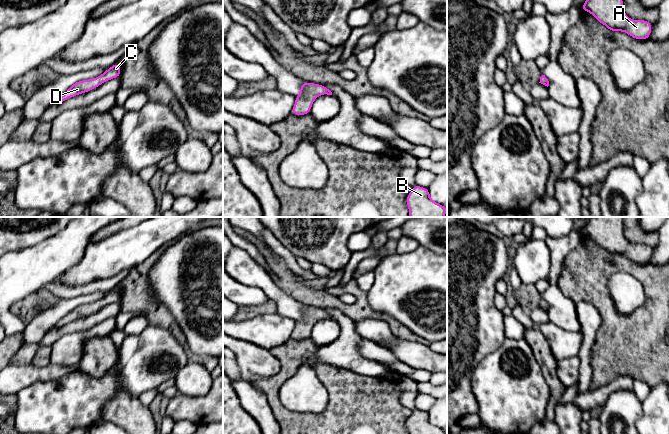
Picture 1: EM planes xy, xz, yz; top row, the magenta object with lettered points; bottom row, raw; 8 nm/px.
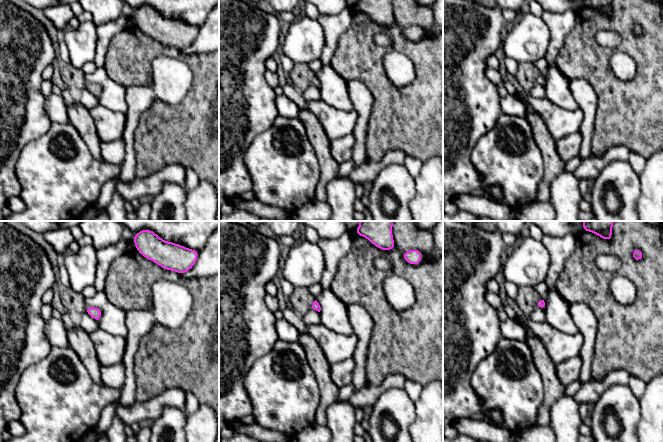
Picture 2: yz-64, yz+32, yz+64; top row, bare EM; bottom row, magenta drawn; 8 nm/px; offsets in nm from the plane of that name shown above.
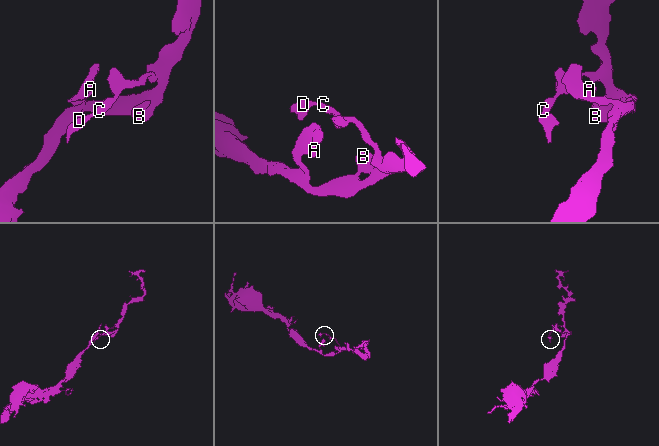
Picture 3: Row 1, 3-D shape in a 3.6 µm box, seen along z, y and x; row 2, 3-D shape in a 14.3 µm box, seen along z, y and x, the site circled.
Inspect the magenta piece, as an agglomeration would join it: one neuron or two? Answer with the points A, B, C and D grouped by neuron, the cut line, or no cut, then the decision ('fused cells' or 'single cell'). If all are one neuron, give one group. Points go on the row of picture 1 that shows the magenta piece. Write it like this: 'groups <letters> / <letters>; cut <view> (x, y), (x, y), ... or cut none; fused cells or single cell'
groups A B C D; cut none; single cell

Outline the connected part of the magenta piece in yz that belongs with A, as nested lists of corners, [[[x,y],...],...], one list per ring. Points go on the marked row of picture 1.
[[[585,0],[581,10],[590,12],[609,31],[623,31],[638,40],[649,39],[652,31],[649,21],[632,20],[625,14],[623,0]]]

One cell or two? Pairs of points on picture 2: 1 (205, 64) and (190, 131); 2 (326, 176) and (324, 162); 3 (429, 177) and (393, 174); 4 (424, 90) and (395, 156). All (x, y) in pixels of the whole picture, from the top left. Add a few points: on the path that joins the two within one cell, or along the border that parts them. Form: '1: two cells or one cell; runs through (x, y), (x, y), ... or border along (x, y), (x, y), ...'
1: one cell; runs through (205, 81), (205, 114)
2: one cell; runs through (326, 173), (326, 165)
3: two cells; border along (415, 179), (415, 195), (409, 202)
4: two cells; border along (405, 154), (399, 150), (389, 150), (376, 161)

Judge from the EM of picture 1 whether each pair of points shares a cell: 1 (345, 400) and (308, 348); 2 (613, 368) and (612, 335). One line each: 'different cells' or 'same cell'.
1: same cell
2: same cell

